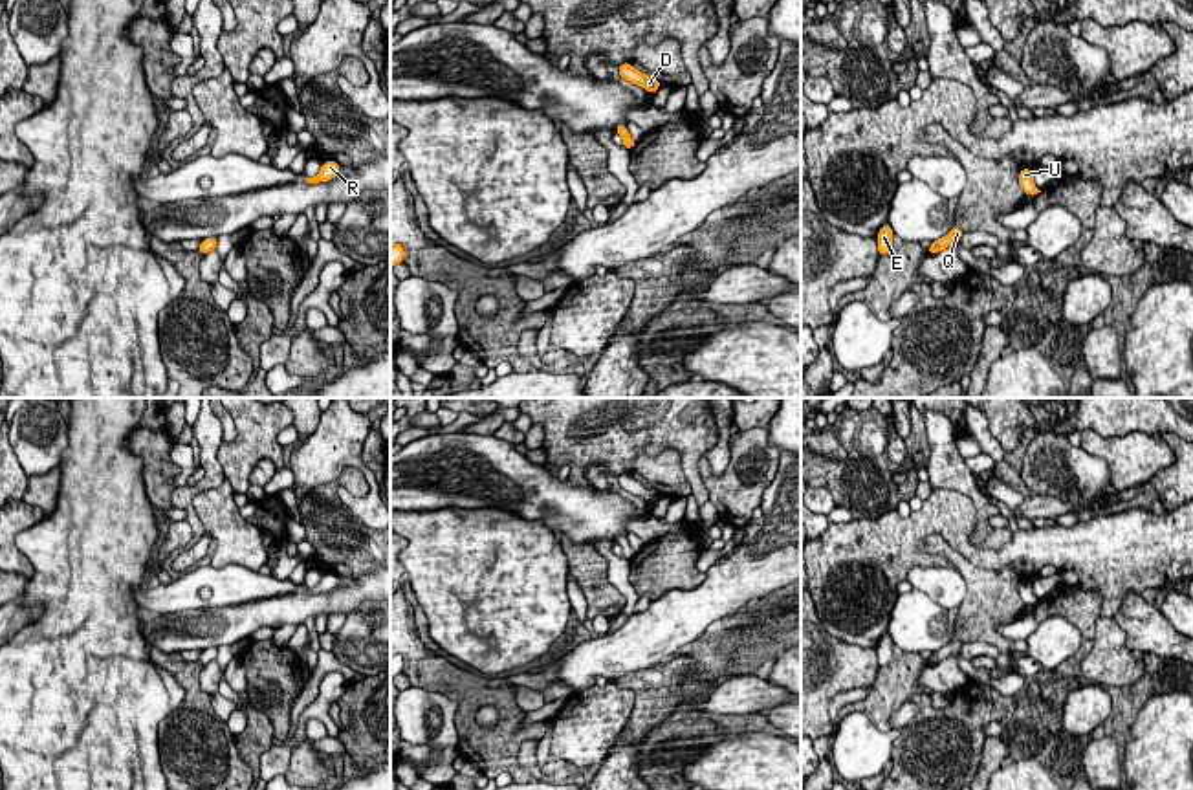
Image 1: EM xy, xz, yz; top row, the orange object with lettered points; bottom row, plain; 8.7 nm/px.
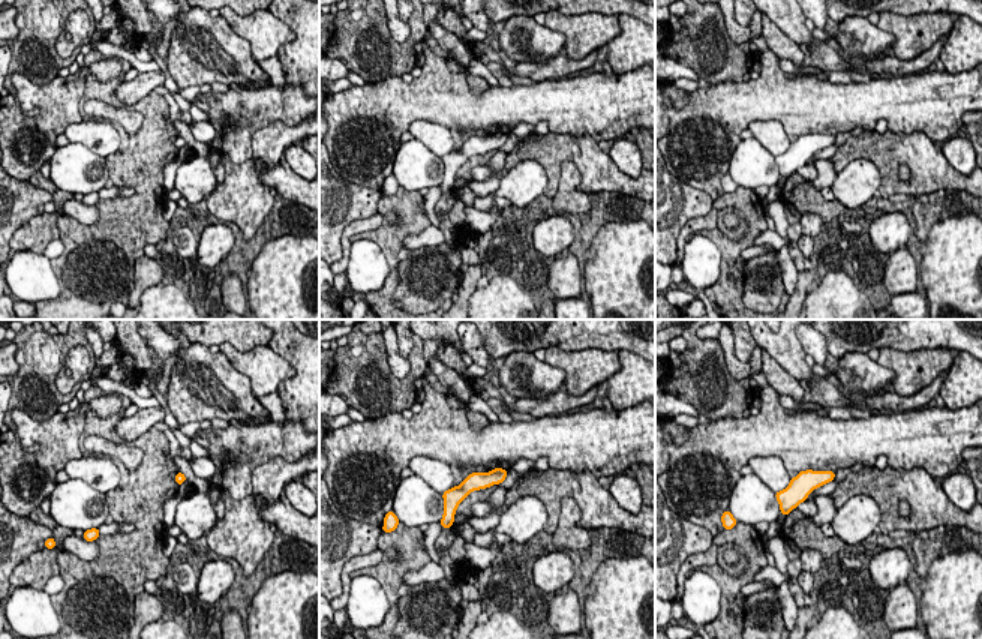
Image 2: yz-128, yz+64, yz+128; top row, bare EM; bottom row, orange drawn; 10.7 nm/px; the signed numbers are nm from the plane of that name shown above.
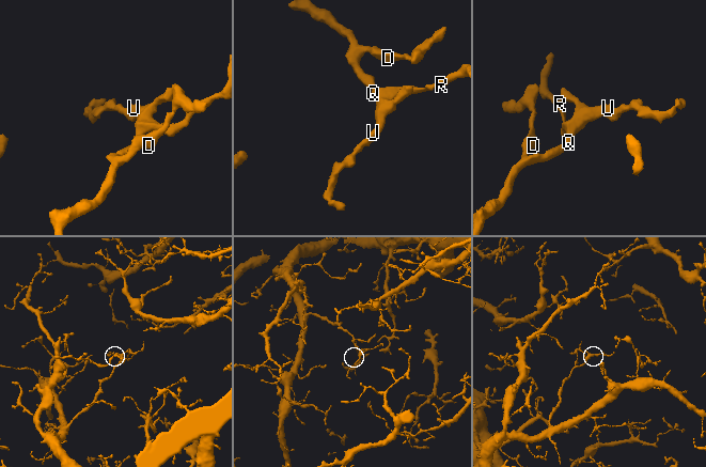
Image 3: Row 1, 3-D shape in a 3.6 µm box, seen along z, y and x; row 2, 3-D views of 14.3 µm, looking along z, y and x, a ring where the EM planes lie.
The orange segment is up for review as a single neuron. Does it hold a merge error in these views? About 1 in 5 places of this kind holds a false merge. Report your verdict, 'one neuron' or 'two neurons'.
one neuron

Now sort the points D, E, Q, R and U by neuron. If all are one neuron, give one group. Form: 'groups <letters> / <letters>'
groups D E Q R U

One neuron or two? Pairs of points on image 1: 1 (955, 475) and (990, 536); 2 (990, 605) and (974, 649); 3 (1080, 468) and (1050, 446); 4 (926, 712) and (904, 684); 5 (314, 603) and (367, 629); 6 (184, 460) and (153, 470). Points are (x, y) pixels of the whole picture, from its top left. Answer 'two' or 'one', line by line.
1: one
2: two
3: one
4: two
5: two
6: two

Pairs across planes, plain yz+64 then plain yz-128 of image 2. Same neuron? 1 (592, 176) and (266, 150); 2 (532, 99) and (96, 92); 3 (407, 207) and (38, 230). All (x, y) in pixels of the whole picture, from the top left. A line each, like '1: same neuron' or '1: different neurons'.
1: different neurons
2: different neurons
3: same neuron

